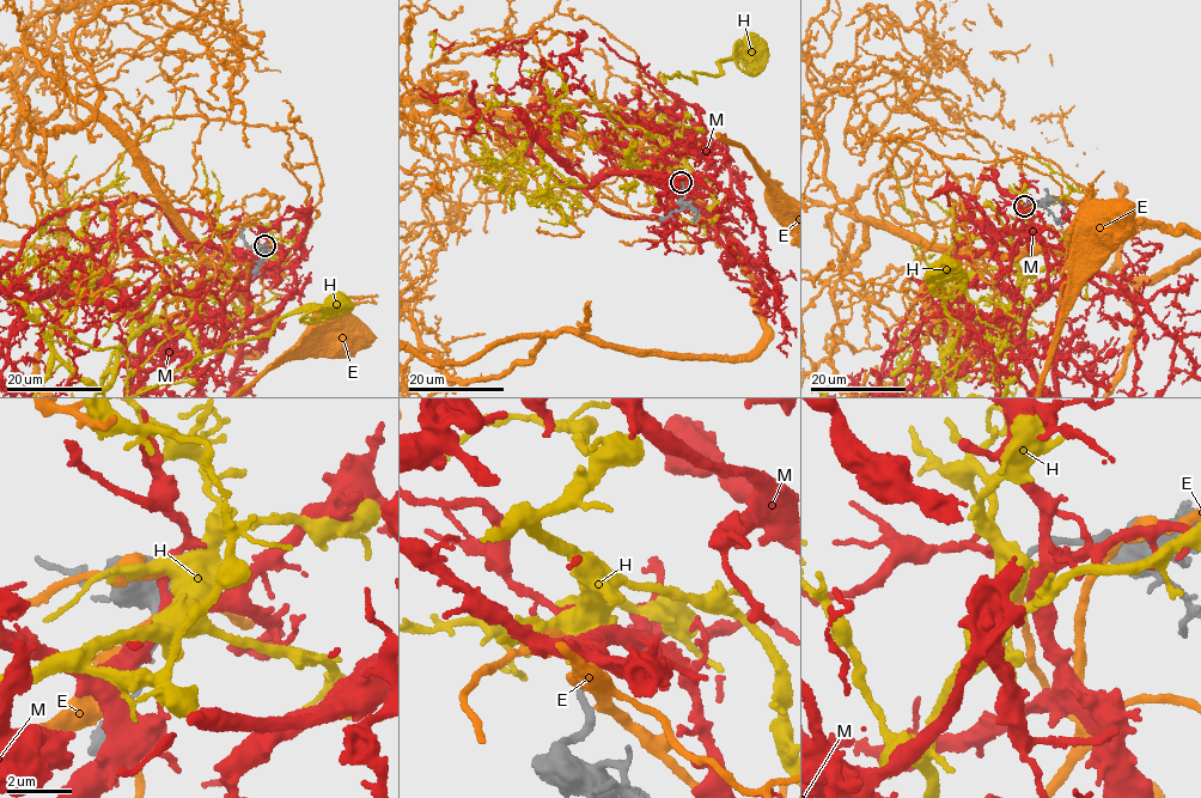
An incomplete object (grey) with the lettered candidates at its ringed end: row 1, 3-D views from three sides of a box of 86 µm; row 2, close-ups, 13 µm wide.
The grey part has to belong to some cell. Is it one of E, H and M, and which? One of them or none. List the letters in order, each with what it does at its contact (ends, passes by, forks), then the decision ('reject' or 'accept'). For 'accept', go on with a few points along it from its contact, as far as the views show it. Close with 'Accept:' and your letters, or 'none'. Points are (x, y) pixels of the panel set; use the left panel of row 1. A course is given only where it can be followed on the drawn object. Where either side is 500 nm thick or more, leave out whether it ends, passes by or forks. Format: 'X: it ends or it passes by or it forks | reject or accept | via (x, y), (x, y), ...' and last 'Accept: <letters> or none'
E: it ends | accept
H: reject
M: it passes by | reject
Accept: E

